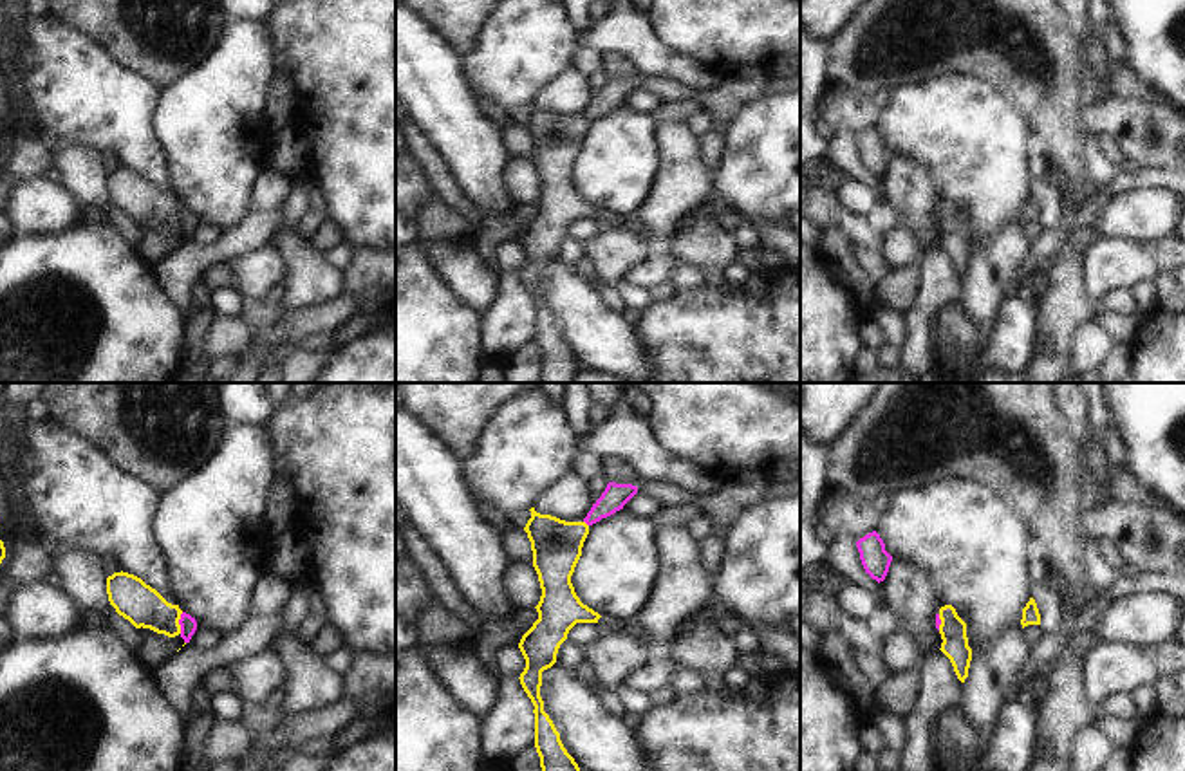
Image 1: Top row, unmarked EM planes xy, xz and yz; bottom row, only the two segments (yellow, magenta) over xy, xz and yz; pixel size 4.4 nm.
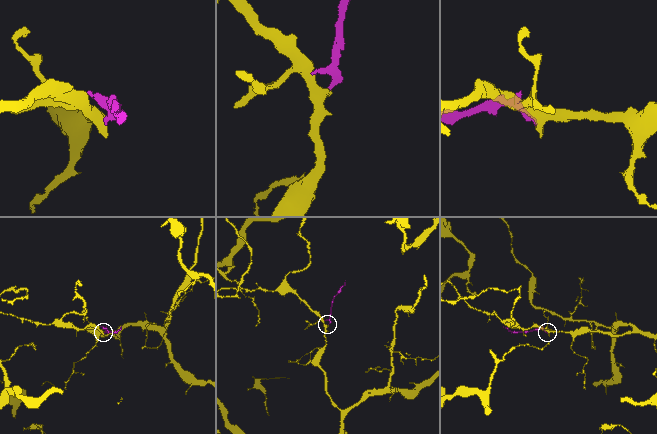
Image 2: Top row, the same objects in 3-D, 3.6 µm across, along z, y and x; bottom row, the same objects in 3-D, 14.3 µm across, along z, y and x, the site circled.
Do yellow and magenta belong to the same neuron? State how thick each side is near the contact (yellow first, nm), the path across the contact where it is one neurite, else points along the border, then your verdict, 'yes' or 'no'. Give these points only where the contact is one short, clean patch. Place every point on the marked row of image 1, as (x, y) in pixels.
calibres 180 and 80 nm; border xy (183, 613), (179, 632); no

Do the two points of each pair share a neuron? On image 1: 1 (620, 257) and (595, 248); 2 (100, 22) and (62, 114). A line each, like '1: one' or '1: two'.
1: one
2: two

